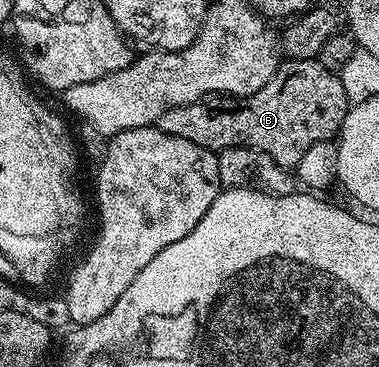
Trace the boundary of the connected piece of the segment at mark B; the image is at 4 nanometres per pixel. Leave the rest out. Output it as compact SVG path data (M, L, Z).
M317 58L287 60L280 63L275 76L257 94L173 106L173 110L161 114L157 126L165 134L189 138L189 142L212 150L237 146L256 148L269 154L282 168L294 169L309 146L338 137L348 107L345 86L337 72L330 72Z

